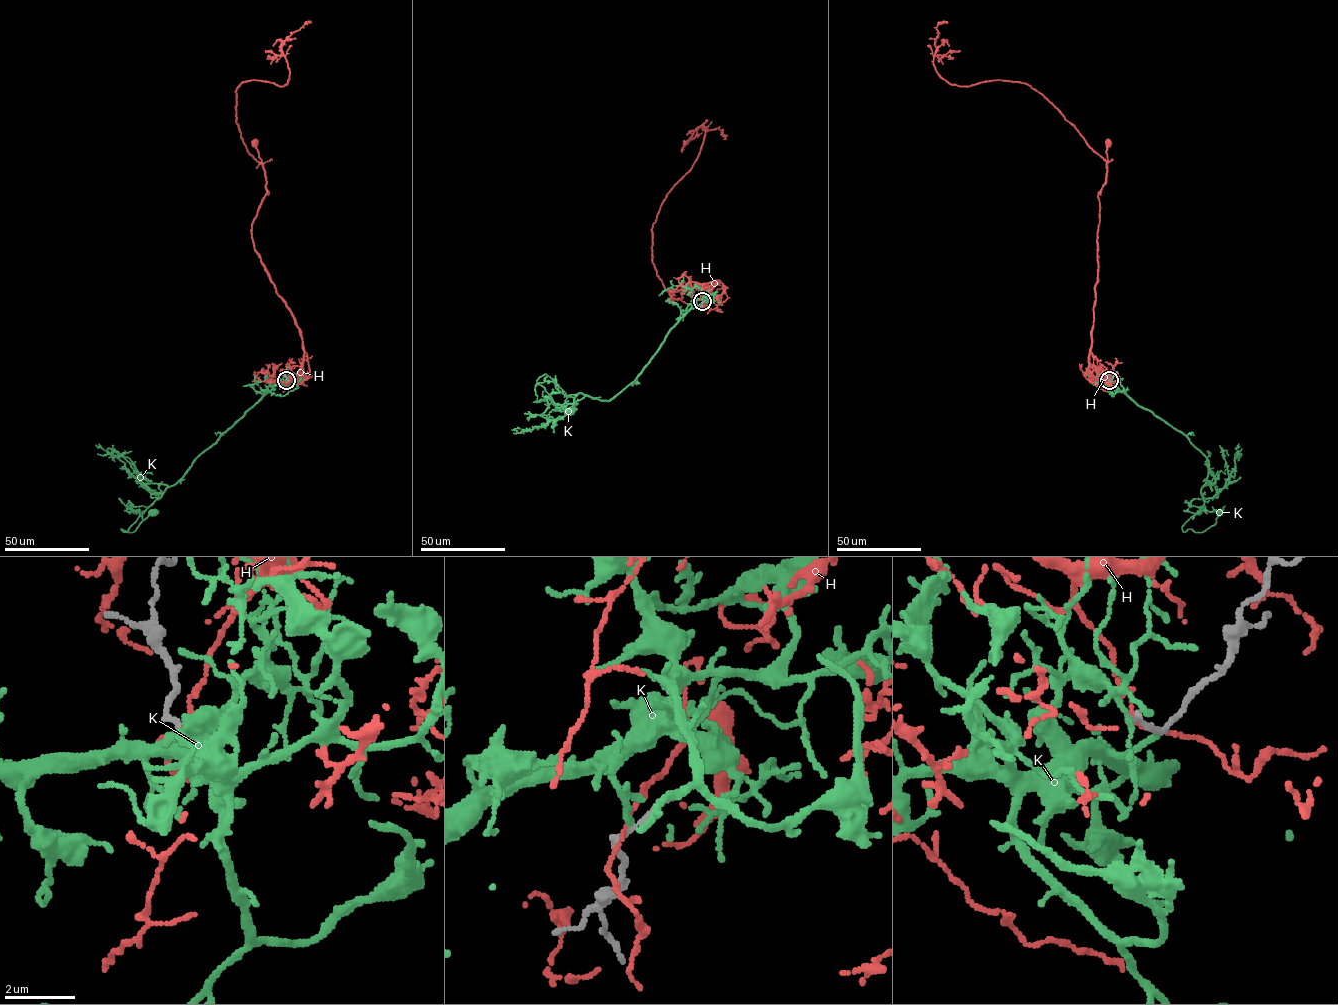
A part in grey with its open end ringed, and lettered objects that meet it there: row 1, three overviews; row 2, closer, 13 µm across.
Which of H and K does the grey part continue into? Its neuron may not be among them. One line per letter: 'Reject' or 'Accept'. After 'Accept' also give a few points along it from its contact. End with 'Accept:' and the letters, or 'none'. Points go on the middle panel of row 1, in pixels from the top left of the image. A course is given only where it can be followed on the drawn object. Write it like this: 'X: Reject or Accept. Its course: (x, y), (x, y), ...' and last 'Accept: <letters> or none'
H: Reject
K: Accept. Its course: (703, 302), (693, 303), (641, 373), (609, 400), (567, 396), (540, 376), (536, 381), (554, 406), (569, 411)
Accept: K

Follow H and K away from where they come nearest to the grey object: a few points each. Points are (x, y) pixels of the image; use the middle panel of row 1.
H: (703, 301), (706, 291), (720, 281), (683, 290), (668, 289), (682, 291), (680, 299), (671, 300)
K: (703, 302), (693, 303), (641, 373), (609, 400), (567, 396), (540, 376), (536, 381), (554, 406), (569, 411)

